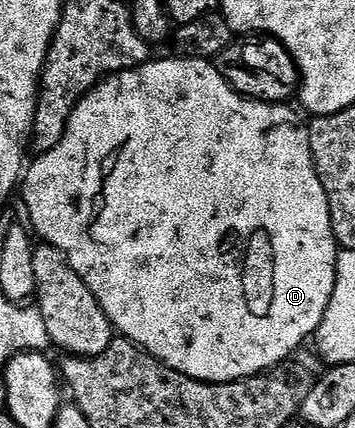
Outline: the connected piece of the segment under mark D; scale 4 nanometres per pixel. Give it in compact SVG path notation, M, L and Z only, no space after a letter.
M149 59L147 64L141 64L139 68L130 68L117 75L108 77L107 80L101 80L95 88L89 90L80 99L74 114L70 116L70 122L66 126L66 134L62 134L62 142L58 142L58 146L54 146L54 150L37 155L35 157L37 160L33 164L31 161L27 165L26 175L22 180L22 192L24 188L24 204L28 207L28 216L32 219L33 225L31 224L31 227L34 229L35 235L37 237L40 235L39 239L43 243L54 246L58 250L62 250L62 254L66 254L66 258L70 262L70 266L74 266L78 278L82 278L82 282L86 282L86 286L90 286L90 290L94 294L94 298L98 298L106 318L123 339L131 340L139 348L145 348L151 356L158 358L166 366L170 366L190 378L205 380L207 384L229 384L231 380L244 380L248 376L256 376L259 372L266 372L283 365L303 345L300 343L307 336L308 339L315 337L318 326L322 322L322 318L326 314L326 308L330 306L330 300L334 294L338 245L336 235L332 232L330 202L326 198L326 190L322 186L314 166L308 129L303 123L300 125L299 118L288 109L289 105L287 103L267 104L265 100L250 100L248 97L240 95L222 78L222 74L216 69L215 63L211 60L175 59Z

